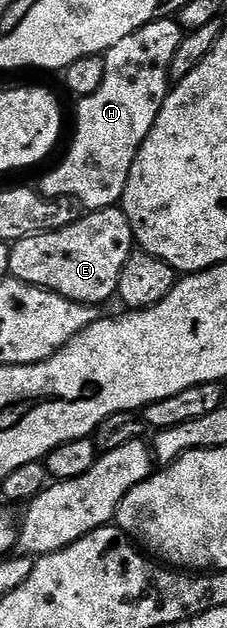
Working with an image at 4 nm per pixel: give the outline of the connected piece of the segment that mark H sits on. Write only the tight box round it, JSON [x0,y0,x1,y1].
[41,17,185,211]

